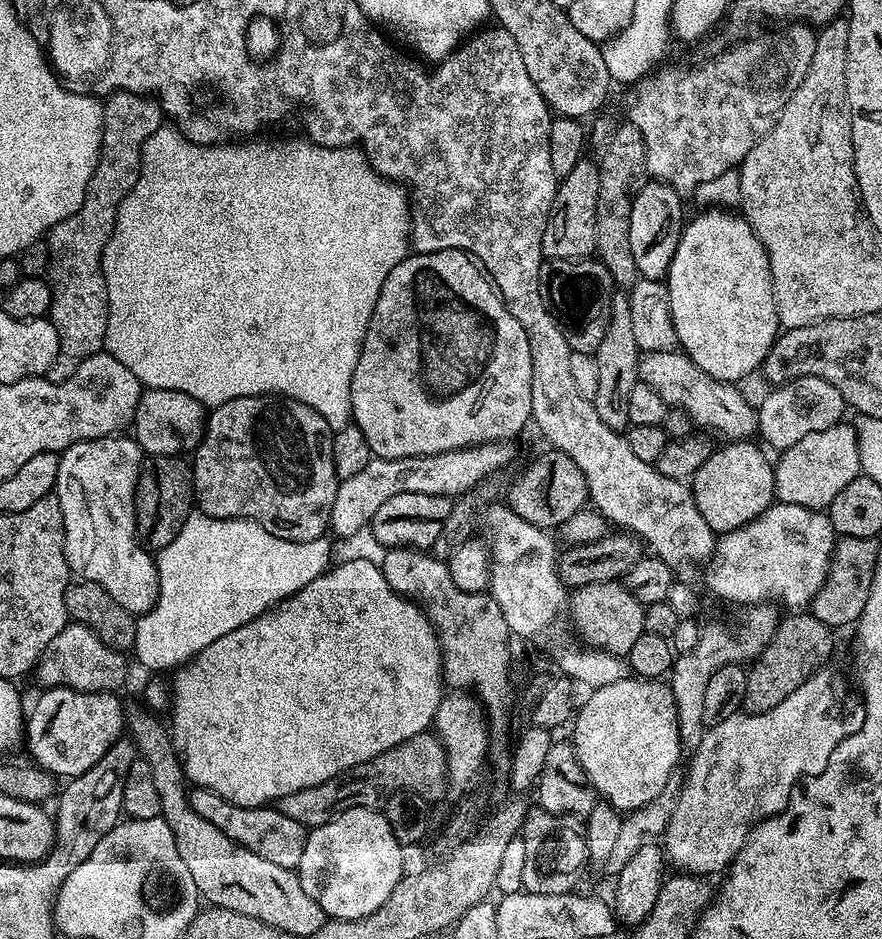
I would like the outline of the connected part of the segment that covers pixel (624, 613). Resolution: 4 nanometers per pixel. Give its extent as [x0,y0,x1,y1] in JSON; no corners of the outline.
[566,580,645,657]

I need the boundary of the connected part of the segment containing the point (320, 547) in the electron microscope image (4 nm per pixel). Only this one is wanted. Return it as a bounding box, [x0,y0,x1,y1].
[133,511,332,670]

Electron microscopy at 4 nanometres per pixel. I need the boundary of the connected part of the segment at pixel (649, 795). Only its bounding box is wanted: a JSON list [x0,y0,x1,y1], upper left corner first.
[570,678,682,814]

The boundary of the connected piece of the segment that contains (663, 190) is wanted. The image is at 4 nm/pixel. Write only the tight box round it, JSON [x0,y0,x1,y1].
[630,179,686,281]

